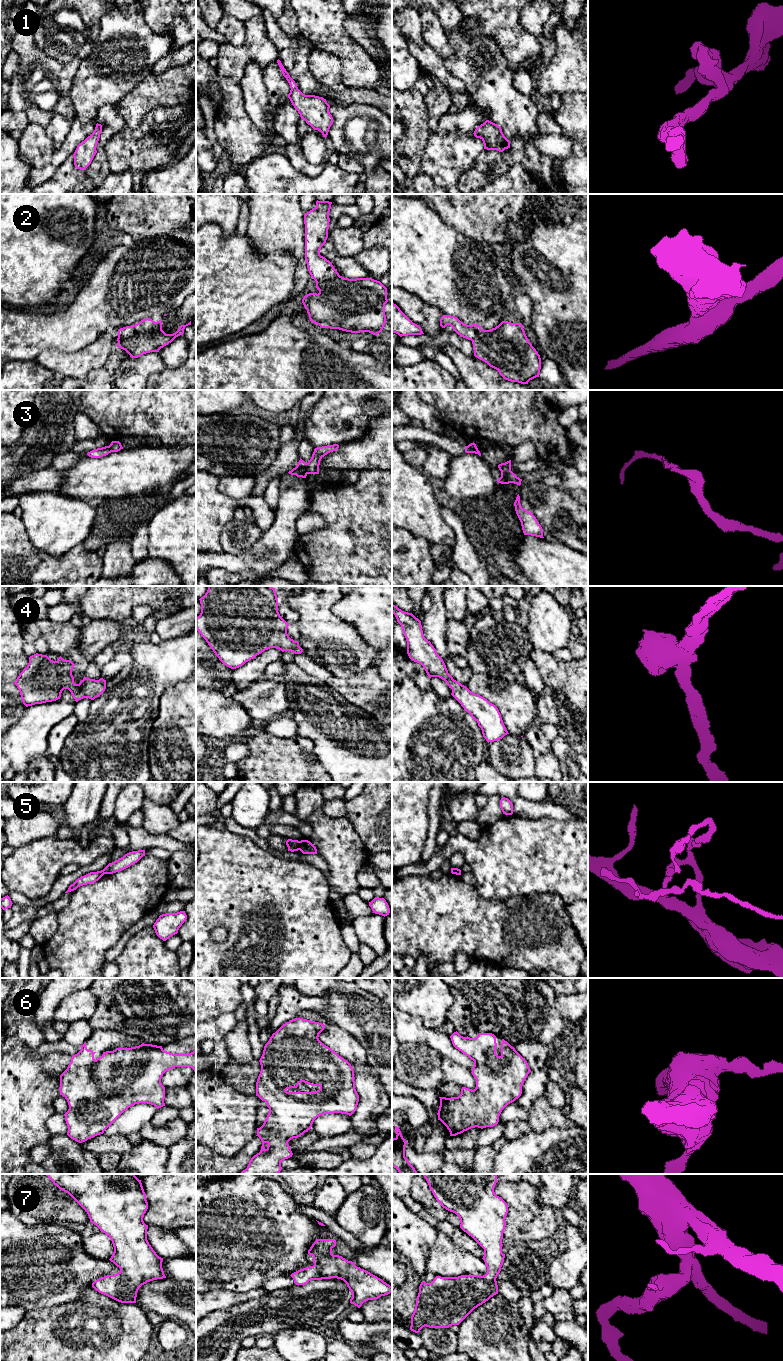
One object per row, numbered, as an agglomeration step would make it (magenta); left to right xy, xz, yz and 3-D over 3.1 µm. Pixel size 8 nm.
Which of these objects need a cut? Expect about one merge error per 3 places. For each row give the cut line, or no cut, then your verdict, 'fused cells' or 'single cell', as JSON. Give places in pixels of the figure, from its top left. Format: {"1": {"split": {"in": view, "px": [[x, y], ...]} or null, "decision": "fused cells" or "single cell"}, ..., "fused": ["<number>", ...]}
{"1": {"split": null, "decision": "single cell"}, "2": {"split": {"in": "xy", "px": [[156, 322], [143, 333], [118, 341]]}, "decision": "fused cells"}, "3": {"split": {"in": "xz", "px": [[307, 463], [306, 473]]}, "decision": "fused cells"}, "4": {"split": null, "decision": "single cell"}, "5": {"split": {"in": "xz", "px": [[300, 841], [298, 849]]}, "decision": "fused cells"}, "6": {"split": null, "decision": "single cell"}, "7": {"split": null, "decision": "single cell"}, "fused": ["2", "3", "5"]}

